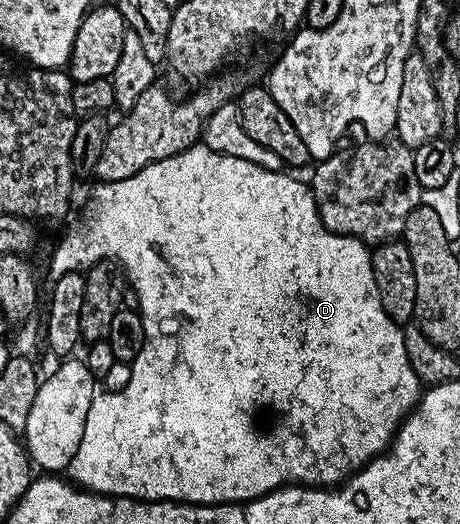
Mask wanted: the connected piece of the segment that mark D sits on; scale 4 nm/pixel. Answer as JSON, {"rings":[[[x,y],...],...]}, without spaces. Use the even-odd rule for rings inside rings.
{"rings":[[[198,143],[198,144],[195,144],[195,145],[192,145],[192,147],[190,147],[190,148],[189,148],[189,149],[185,149],[185,150],[184,150],[184,151],[182,151],[182,153],[176,153],[176,155],[174,155],[174,157],[168,157],[168,158],[167,158],[167,159],[159,159],[159,160],[158,160],[158,161],[153,161],[153,162],[151,162],[151,164],[149,164],[149,165],[148,165],[148,166],[147,166],[147,167],[143,167],[143,168],[142,168],[142,169],[140,169],[140,170],[139,170],[139,171],[135,171],[135,175],[131,175],[131,176],[130,176],[130,177],[128,177],[128,178],[127,178],[127,179],[119,179],[119,180],[118,180],[118,181],[103,181],[103,182],[100,182],[100,183],[97,183],[97,184],[94,184],[94,186],[95,186],[95,187],[94,187],[94,189],[93,189],[93,198],[91,198],[91,199],[90,199],[90,201],[89,201],[89,210],[87,210],[87,211],[86,211],[86,213],[85,213],[85,218],[83,218],[83,219],[82,219],[82,221],[81,221],[81,225],[77,225],[77,226],[75,226],[75,227],[74,227],[74,229],[73,229],[73,230],[71,230],[71,231],[70,231],[70,233],[69,233],[69,234],[67,234],[67,235],[66,235],[66,237],[65,237],[65,238],[63,238],[63,239],[62,239],[62,241],[61,241],[61,242],[59,242],[59,243],[58,243],[58,245],[57,245],[57,250],[55,250],[55,251],[54,251],[54,253],[53,253],[53,258],[51,258],[51,259],[50,259],[50,261],[49,261],[49,273],[50,273],[50,275],[51,275],[51,276],[50,276],[50,278],[53,278],[53,279],[56,279],[56,278],[58,278],[58,277],[62,277],[62,276],[63,276],[63,275],[67,275],[67,274],[68,274],[68,273],[79,273],[79,272],[82,272],[82,270],[84,270],[84,269],[85,269],[85,268],[86,268],[86,267],[88,267],[88,266],[90,266],[90,265],[93,265],[93,264],[95,264],[95,263],[96,263],[96,262],[97,262],[97,261],[107,261],[107,260],[110,260],[110,261],[116,261],[116,262],[117,262],[117,264],[118,264],[118,265],[120,265],[120,266],[121,266],[121,268],[122,268],[122,270],[123,270],[123,272],[124,272],[124,274],[125,274],[125,276],[126,276],[126,278],[127,278],[127,281],[128,281],[128,284],[129,284],[129,285],[130,285],[130,286],[132,286],[132,287],[133,287],[133,288],[134,288],[134,289],[135,289],[135,292],[136,292],[136,294],[137,294],[137,296],[138,296],[138,297],[139,297],[139,312],[140,312],[140,314],[141,314],[141,318],[142,318],[142,319],[143,319],[143,331],[144,331],[144,332],[145,332],[145,345],[144,345],[144,347],[143,347],[143,348],[141,348],[141,350],[140,350],[140,351],[139,351],[139,355],[138,355],[138,356],[137,356],[137,358],[135,358],[135,360],[133,360],[133,361],[132,361],[132,363],[131,363],[131,364],[132,364],[132,367],[133,367],[133,370],[132,370],[132,371],[131,371],[131,383],[127,383],[127,387],[123,387],[123,391],[119,391],[119,392],[118,392],[118,393],[109,393],[109,394],[108,394],[108,395],[104,395],[104,396],[105,396],[105,397],[101,397],[101,395],[97,395],[97,396],[94,396],[94,399],[93,399],[93,402],[92,402],[92,403],[91,403],[91,411],[87,411],[87,423],[86,423],[86,424],[85,424],[85,426],[84,426],[84,427],[83,427],[83,439],[82,439],[82,440],[81,440],[81,442],[80,442],[80,443],[79,443],[79,451],[78,451],[78,452],[77,452],[77,454],[76,454],[76,455],[74,455],[74,457],[73,457],[73,458],[72,458],[72,459],[71,459],[71,463],[70,463],[70,464],[69,464],[69,467],[68,467],[68,470],[67,470],[67,477],[68,477],[68,480],[69,480],[69,481],[70,481],[70,482],[72,482],[72,484],[74,484],[74,485],[76,485],[76,486],[78,486],[78,487],[80,487],[80,488],[81,488],[81,489],[82,489],[82,490],[85,490],[85,491],[92,491],[92,492],[94,492],[94,493],[101,493],[101,494],[103,494],[103,495],[104,495],[104,497],[130,497],[130,499],[132,499],[132,500],[133,500],[133,501],[175,501],[175,502],[178,502],[178,503],[184,503],[184,504],[187,504],[187,505],[195,505],[195,506],[198,506],[198,507],[220,507],[220,506],[223,506],[223,505],[236,505],[236,504],[238,504],[238,503],[244,503],[244,502],[247,502],[247,501],[254,501],[254,500],[255,500],[255,499],[259,499],[259,498],[260,498],[260,497],[262,497],[262,496],[263,496],[263,495],[267,495],[267,494],[268,494],[268,493],[274,493],[274,492],[275,492],[275,491],[276,491],[276,490],[277,490],[277,489],[284,489],[284,488],[285,488],[285,486],[286,486],[286,485],[303,485],[303,486],[306,486],[306,487],[337,487],[337,486],[340,486],[340,485],[341,485],[341,484],[342,484],[342,483],[344,483],[344,482],[346,482],[346,481],[348,481],[348,480],[349,480],[349,478],[350,478],[350,477],[352,477],[352,476],[353,476],[353,474],[355,474],[355,473],[357,473],[357,472],[358,472],[358,471],[359,471],[359,470],[361,470],[361,469],[363,469],[363,468],[365,468],[365,466],[366,466],[366,465],[368,465],[368,464],[369,464],[369,462],[371,462],[371,461],[374,461],[374,460],[375,460],[375,458],[376,458],[376,457],[379,457],[379,456],[381,456],[381,454],[382,454],[382,453],[384,453],[384,452],[386,452],[386,450],[388,450],[388,449],[389,449],[389,448],[390,448],[390,446],[392,446],[392,443],[393,443],[393,439],[394,439],[394,437],[396,437],[396,436],[397,436],[397,430],[398,430],[398,429],[400,429],[400,427],[401,427],[401,422],[402,422],[402,421],[404,421],[404,420],[405,420],[405,418],[406,418],[406,417],[408,417],[408,415],[409,415],[409,413],[410,413],[410,412],[411,412],[411,411],[412,411],[412,409],[414,409],[414,408],[415,408],[415,406],[416,406],[416,404],[417,404],[417,402],[418,402],[418,400],[419,400],[419,398],[420,398],[420,396],[421,396],[421,394],[422,394],[422,392],[423,392],[423,382],[422,382],[422,381],[420,381],[420,380],[419,380],[419,378],[417,378],[417,376],[416,376],[416,375],[415,375],[415,371],[414,371],[414,370],[413,370],[413,368],[412,368],[412,367],[411,367],[411,363],[410,363],[410,362],[409,362],[409,360],[408,360],[408,359],[407,359],[407,347],[406,347],[406,346],[405,346],[405,330],[404,330],[404,328],[402,328],[402,326],[401,326],[401,325],[400,325],[400,324],[398,324],[398,322],[396,322],[396,321],[392,321],[392,319],[390,319],[390,318],[389,318],[389,316],[388,316],[388,315],[387,315],[387,311],[383,311],[383,303],[382,303],[382,302],[381,302],[381,300],[380,300],[380,299],[379,299],[379,287],[378,287],[378,286],[377,286],[377,284],[376,284],[376,283],[375,283],[375,275],[374,275],[374,274],[373,274],[373,259],[372,259],[372,256],[371,256],[371,249],[370,249],[370,246],[369,246],[369,245],[368,245],[368,244],[366,244],[366,242],[364,242],[364,241],[361,241],[361,240],[359,240],[359,238],[357,238],[357,237],[342,237],[342,236],[341,236],[341,234],[339,234],[339,233],[333,233],[333,232],[331,232],[331,231],[330,231],[330,229],[327,229],[327,228],[325,228],[325,225],[324,225],[324,224],[323,224],[323,222],[322,222],[322,221],[321,221],[321,216],[320,216],[320,215],[319,215],[319,211],[318,211],[318,210],[317,210],[317,201],[316,201],[316,199],[315,199],[315,198],[314,198],[314,197],[313,197],[313,190],[312,190],[312,188],[310,188],[310,186],[309,186],[309,185],[308,185],[308,184],[306,184],[306,182],[305,182],[305,185],[304,185],[304,183],[303,183],[303,182],[301,182],[301,181],[300,181],[300,179],[299,179],[299,178],[297,178],[297,177],[292,177],[292,175],[291,175],[291,174],[289,174],[289,173],[285,173],[285,172],[289,172],[289,171],[278,171],[278,170],[276,170],[276,169],[264,169],[264,168],[263,168],[263,167],[259,167],[259,166],[258,166],[258,165],[256,165],[256,164],[255,164],[255,163],[247,163],[247,159],[235,159],[235,158],[234,158],[234,157],[232,157],[232,156],[231,156],[231,155],[223,155],[223,154],[222,154],[222,153],[220,153],[220,152],[219,152],[219,151],[211,151],[211,147],[207,147],[207,146],[206,146],[206,145],[205,145],[205,144],[204,144],[204,143]]]}

